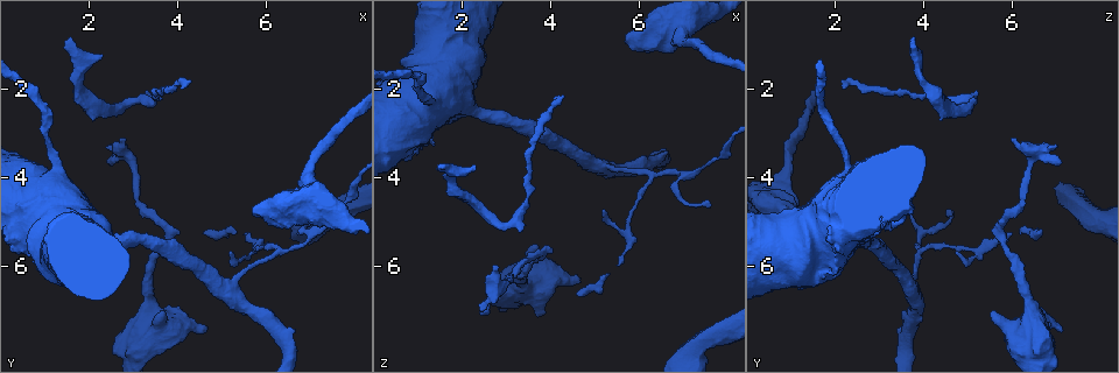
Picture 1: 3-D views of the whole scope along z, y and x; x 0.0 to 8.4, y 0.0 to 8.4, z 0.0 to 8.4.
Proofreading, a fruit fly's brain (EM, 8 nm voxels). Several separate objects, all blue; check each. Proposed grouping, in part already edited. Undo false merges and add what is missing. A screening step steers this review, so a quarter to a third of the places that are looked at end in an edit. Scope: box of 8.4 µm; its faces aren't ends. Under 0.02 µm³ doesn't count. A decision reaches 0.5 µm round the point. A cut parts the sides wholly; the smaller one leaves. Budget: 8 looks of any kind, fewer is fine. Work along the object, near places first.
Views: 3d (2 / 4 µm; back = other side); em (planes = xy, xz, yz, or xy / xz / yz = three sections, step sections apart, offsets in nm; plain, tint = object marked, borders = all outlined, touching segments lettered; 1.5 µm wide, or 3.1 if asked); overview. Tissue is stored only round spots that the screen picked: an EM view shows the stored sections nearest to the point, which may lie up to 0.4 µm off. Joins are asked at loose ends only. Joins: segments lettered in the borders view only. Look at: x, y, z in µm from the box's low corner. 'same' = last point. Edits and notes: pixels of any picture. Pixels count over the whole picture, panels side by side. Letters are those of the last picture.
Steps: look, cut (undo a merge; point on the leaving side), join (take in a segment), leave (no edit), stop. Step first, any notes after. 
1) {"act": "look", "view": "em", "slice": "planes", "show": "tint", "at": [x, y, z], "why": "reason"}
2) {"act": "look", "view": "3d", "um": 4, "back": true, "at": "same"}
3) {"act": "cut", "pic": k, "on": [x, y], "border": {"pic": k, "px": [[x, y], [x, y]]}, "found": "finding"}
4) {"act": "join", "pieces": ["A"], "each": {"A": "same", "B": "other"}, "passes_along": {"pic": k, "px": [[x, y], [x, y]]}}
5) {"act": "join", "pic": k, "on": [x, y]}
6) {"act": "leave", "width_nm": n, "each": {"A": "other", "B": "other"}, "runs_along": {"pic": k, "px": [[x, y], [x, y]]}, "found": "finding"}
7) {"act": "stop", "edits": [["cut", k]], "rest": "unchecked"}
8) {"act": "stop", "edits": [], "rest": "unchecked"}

{"act": "look", "view": "em", "slice": "planes", "show": "borders", "at": [5.50, 5.25, 5.95]}

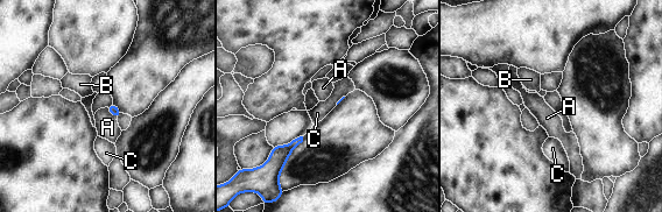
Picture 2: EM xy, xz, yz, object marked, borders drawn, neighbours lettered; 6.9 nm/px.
{"act": "leave", "each": {"A": "other", "B": "other", "C": "other"}, "border": {"pic": 2, "px": [[112, 103], [107, 107]]}, "found": "no lettered segment goes on from it"}

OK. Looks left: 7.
{"act": "look", "view": "em", "slice": "planes", "show": "borders", "at": [4.25, 1.90, 2.15], "why": "long arm stops here"}

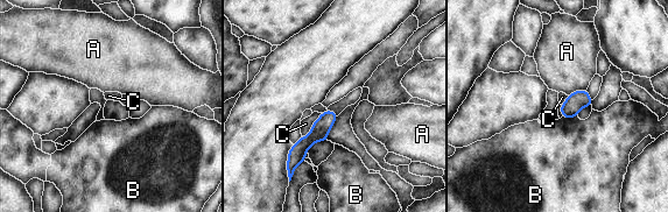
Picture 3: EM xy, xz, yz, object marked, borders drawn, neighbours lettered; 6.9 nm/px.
{"act": "leave", "each": {"A": "other", "B": "other", "C": "other"}, "found": "no lettered segment goes on from it"}

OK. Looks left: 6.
{"act": "look", "view": "em", "slice": "xz", "step": 4, "show": "borders", "at": [1.65, 0.90, 3.80], "why": "branch stops here"}

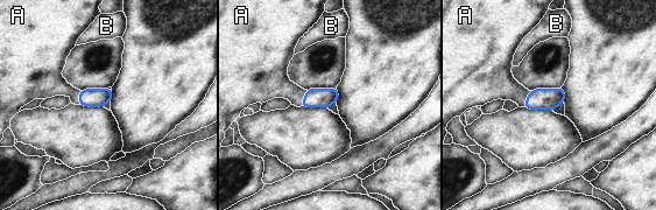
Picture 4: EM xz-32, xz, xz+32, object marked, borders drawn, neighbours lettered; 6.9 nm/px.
{"act": "look", "view": "em", "slice": "planes", "show": "borders", "at": "same"}

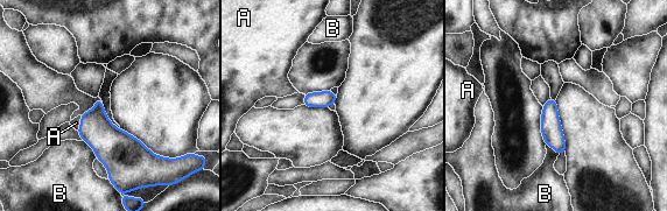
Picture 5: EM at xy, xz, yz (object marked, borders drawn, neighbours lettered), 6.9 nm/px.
{"act": "join", "pieces": ["A"], "longest_contact_nm": ["B", 160], "each": {"A": "same", "B": "other"}, "passes_along": {"pic": 5, "px": [[110, 143], [81, 122], [76, 122]]}, "found": "it goes on there"}

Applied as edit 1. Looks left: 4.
{"act": "stop", "edits": [["join", 5]], "rest": "unchecked"}

